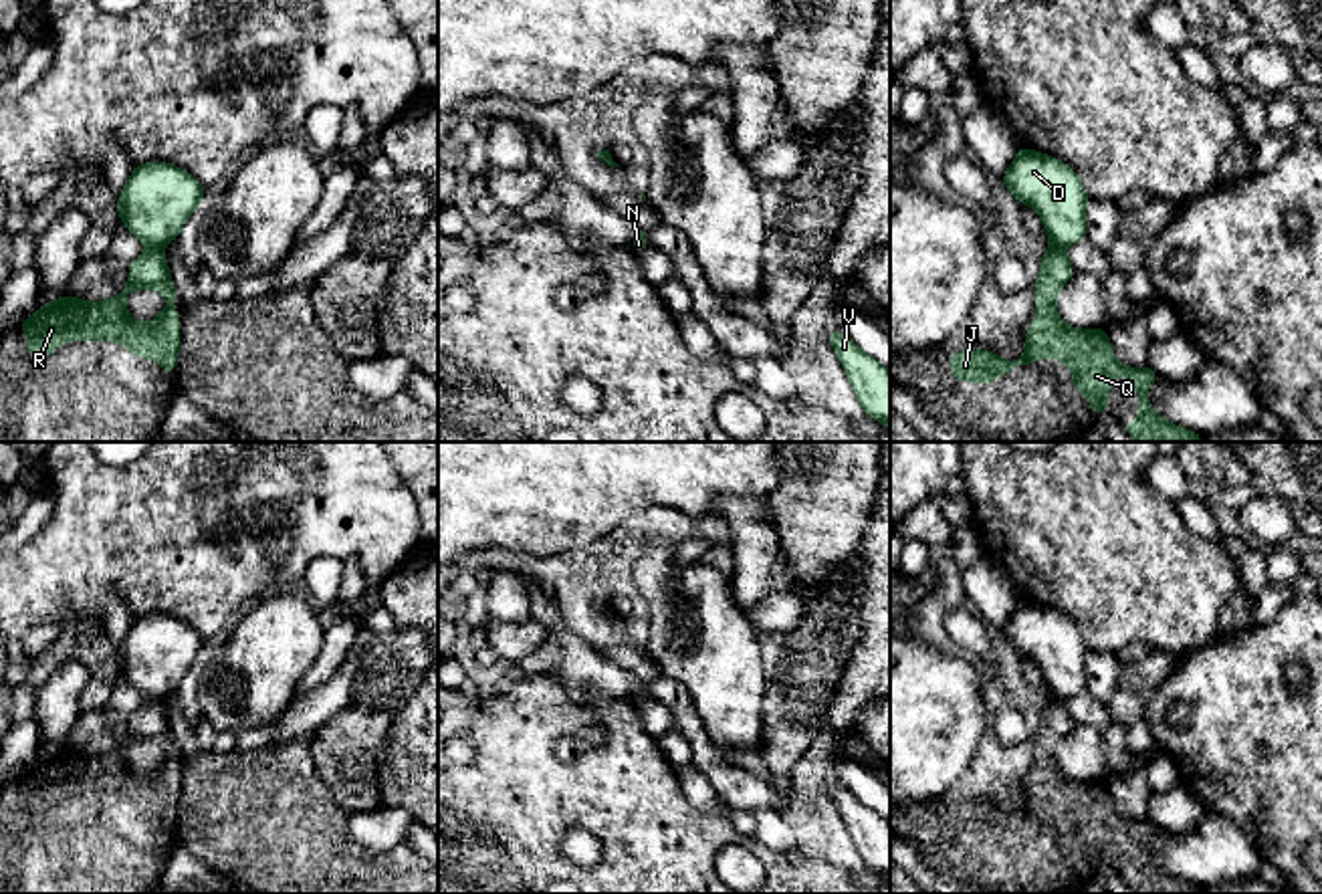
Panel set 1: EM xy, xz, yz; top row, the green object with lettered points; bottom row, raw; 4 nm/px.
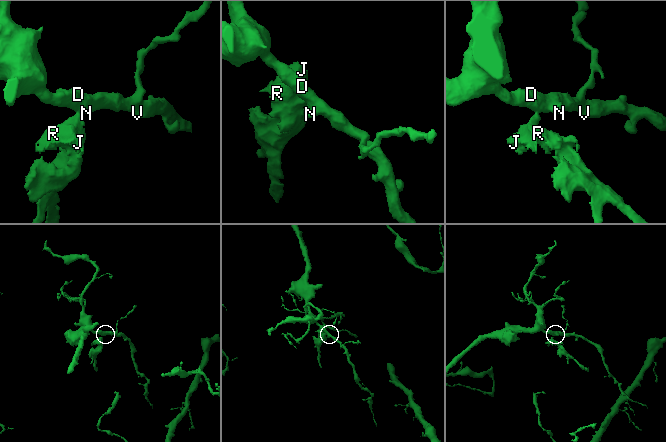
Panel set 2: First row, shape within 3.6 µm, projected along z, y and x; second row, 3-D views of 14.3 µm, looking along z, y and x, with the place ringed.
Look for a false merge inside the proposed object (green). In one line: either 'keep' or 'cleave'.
cleave

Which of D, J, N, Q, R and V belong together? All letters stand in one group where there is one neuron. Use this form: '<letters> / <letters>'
D N V / J Q R

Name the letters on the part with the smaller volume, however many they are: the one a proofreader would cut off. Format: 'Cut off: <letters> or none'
Cut off: J, Q, R

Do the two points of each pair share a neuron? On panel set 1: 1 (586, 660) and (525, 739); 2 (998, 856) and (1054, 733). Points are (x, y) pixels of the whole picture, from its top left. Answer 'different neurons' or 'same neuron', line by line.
1: different neurons
2: same neuron

